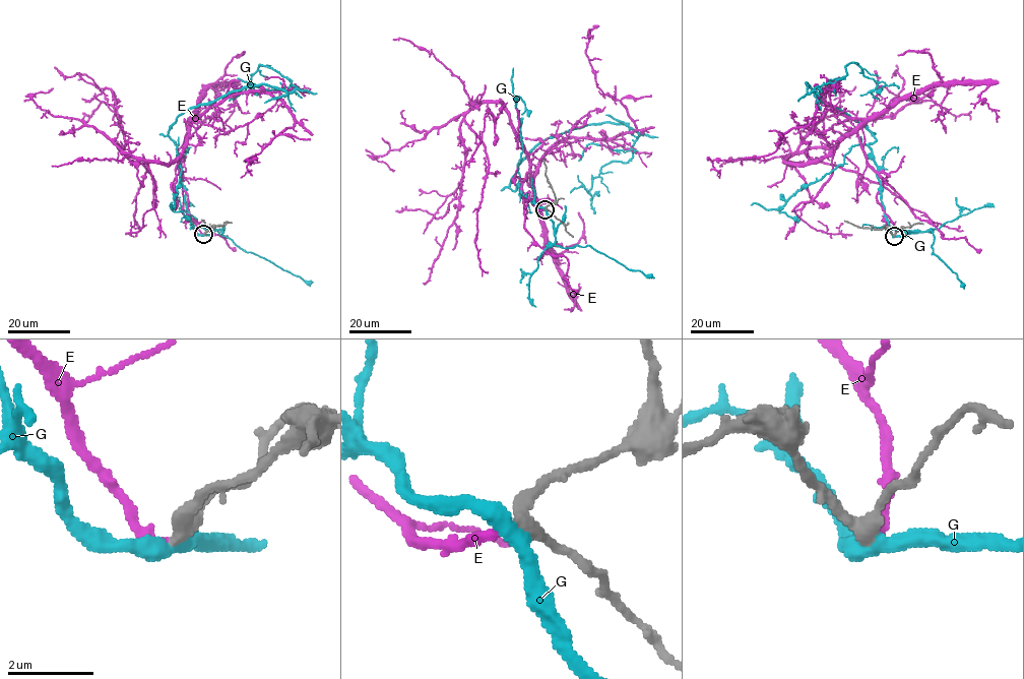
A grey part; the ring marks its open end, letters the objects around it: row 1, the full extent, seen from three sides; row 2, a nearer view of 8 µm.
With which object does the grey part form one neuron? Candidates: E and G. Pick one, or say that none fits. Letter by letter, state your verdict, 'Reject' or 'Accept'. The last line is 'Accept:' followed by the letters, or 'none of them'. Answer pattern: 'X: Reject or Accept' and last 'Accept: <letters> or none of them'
E: Accept
G: Reject
Accept: E

